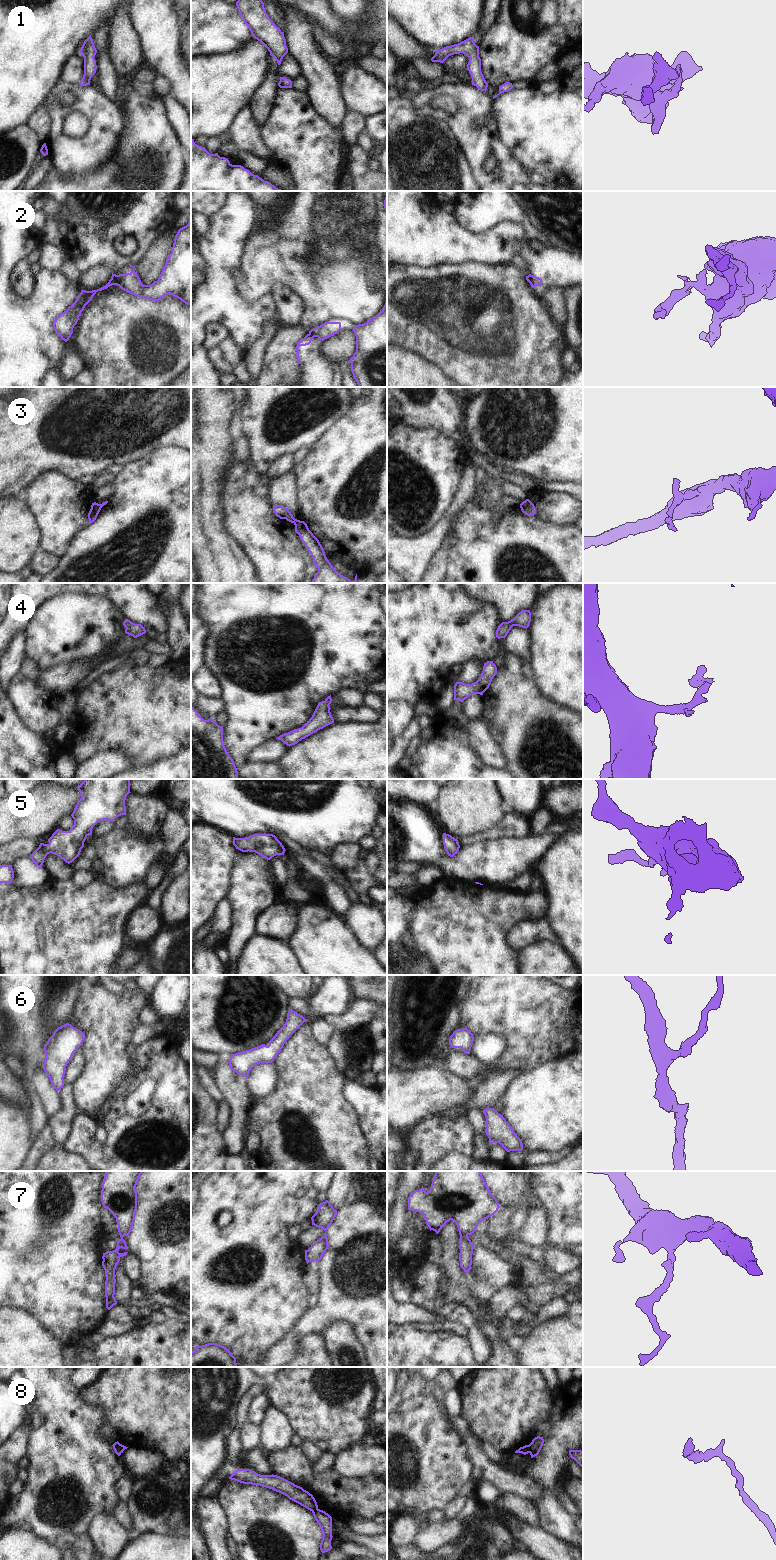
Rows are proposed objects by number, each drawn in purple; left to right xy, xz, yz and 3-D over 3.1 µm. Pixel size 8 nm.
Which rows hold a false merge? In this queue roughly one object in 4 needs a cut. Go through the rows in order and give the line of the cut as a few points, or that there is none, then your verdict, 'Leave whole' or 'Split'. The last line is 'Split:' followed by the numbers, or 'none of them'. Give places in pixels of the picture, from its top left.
1: No split. Leave whole
2: Split along xy (117, 275), (116, 284). Split
3: No split. Leave whole
4: No split. Leave whole
5: No split. Leave whole
6: No split. Leave whole
7: No split. Leave whole
8: Split along yz (528, 1445), (530, 1452). Split
Split: 2, 8

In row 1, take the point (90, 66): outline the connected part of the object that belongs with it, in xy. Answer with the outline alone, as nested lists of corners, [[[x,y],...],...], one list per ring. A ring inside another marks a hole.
[[[91,36],[84,41],[80,53],[84,57],[84,75],[79,84],[81,86],[87,86],[90,85],[91,77],[96,73],[97,69],[96,60],[94,58],[97,50]]]

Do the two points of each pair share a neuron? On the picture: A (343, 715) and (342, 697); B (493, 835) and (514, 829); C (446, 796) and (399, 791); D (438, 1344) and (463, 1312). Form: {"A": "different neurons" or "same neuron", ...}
{"A": "different neurons", "B": "same neuron", "C": "different neurons", "D": "different neurons"}

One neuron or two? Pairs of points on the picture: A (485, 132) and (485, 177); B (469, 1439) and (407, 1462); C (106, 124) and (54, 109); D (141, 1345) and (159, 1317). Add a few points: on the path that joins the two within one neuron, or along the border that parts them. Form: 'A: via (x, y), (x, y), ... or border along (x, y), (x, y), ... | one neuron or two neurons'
A: via (481, 143), (480, 166) | one neuron
B: border along (449, 1422), (466, 1444), (472, 1463) | two neurons
C: via (93, 111), (89, 107), (67, 108) | one neuron
D: border along (168, 1318), (161, 1323), (151, 1320) | two neurons

